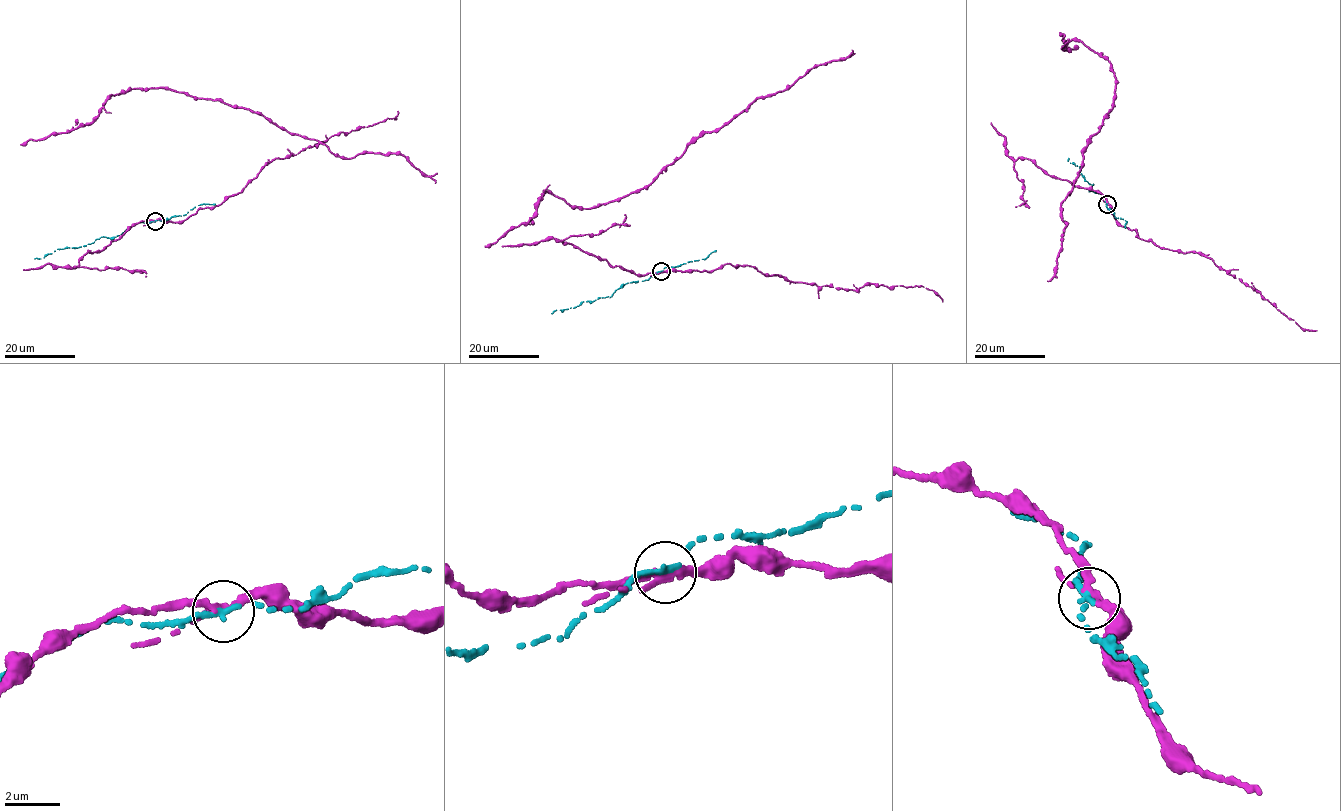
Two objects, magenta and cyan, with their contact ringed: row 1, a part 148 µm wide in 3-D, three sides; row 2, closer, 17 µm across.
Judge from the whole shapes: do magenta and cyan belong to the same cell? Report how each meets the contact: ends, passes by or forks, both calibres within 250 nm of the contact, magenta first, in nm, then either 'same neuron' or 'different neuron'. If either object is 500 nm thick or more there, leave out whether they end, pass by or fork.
magenta passes by; cyan passes by; calibres 280 and 200 nm; different neuron

